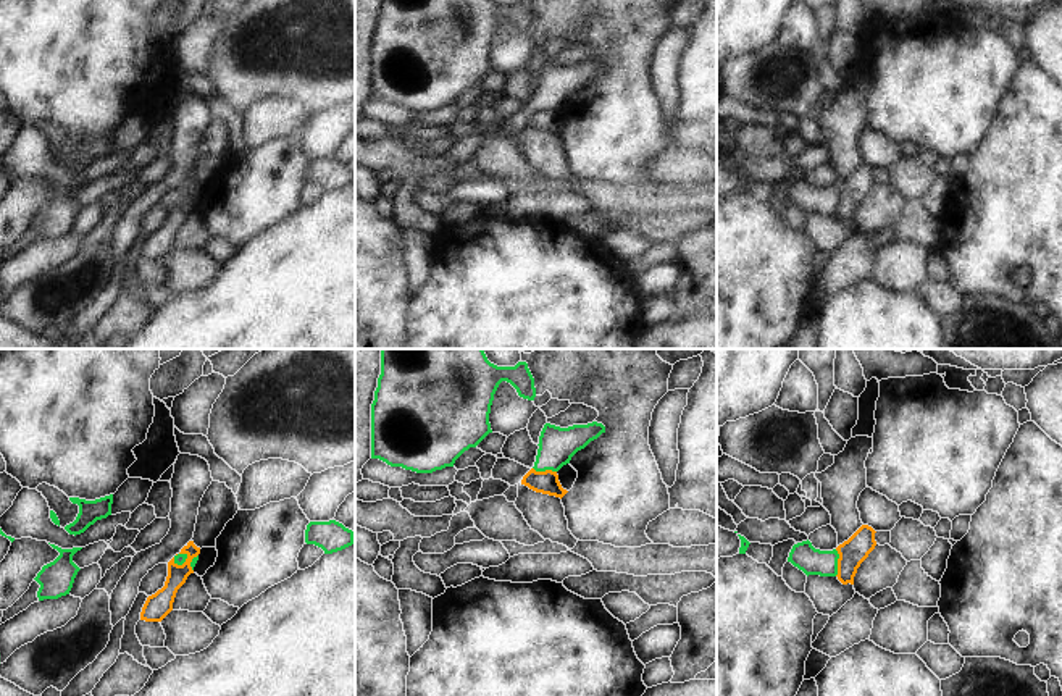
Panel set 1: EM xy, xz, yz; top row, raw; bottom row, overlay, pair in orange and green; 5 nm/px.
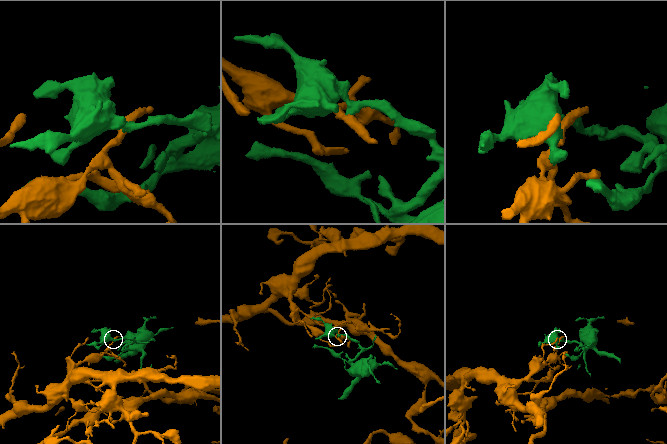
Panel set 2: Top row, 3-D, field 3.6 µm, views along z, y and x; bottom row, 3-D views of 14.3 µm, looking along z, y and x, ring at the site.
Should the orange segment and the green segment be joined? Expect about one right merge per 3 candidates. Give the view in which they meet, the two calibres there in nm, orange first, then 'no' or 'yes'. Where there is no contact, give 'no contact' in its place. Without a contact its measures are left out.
meets orange in yz; 140 nm thick on the orange side, 140 nm on the other; no

